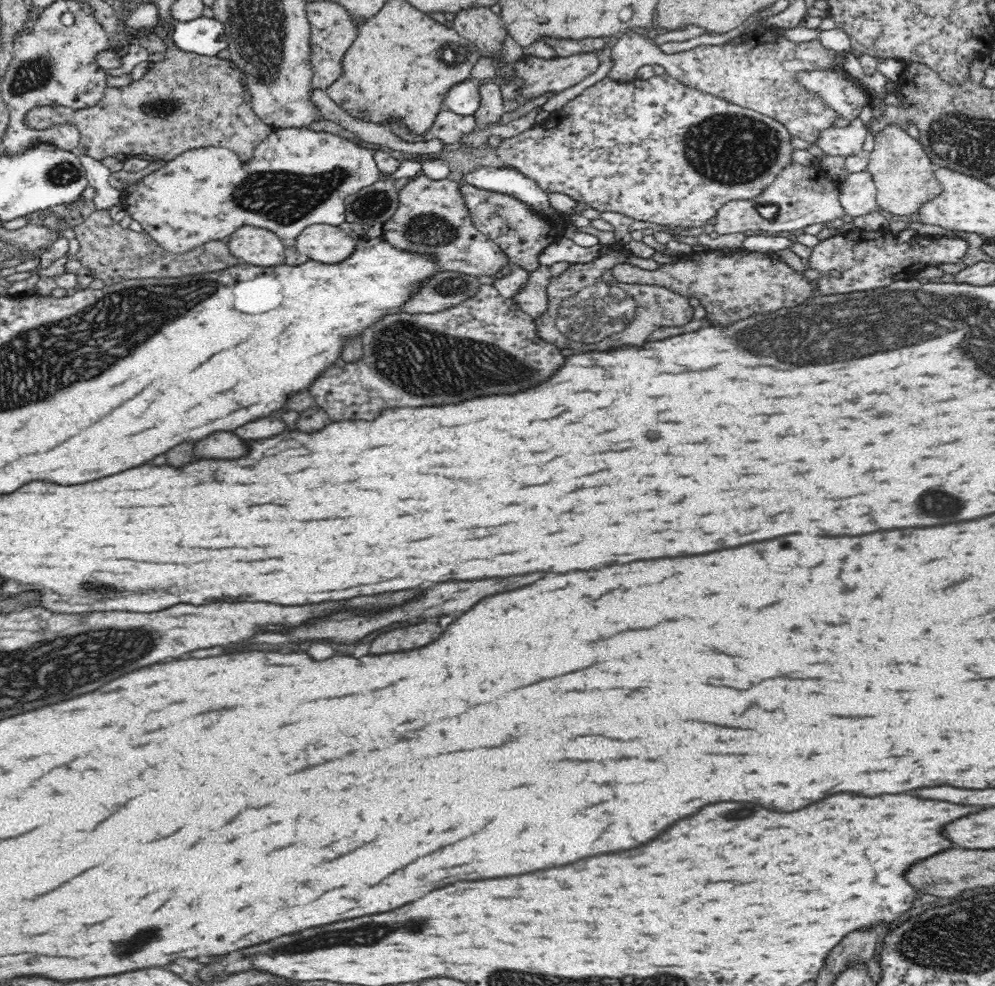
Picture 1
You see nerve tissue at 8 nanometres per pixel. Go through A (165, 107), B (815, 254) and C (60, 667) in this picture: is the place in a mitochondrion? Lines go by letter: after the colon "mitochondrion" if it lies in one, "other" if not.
A: mitochondrion
B: other
C: mitochondrion

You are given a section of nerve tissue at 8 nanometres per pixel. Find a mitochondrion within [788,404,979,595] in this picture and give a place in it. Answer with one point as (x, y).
(940, 500)

